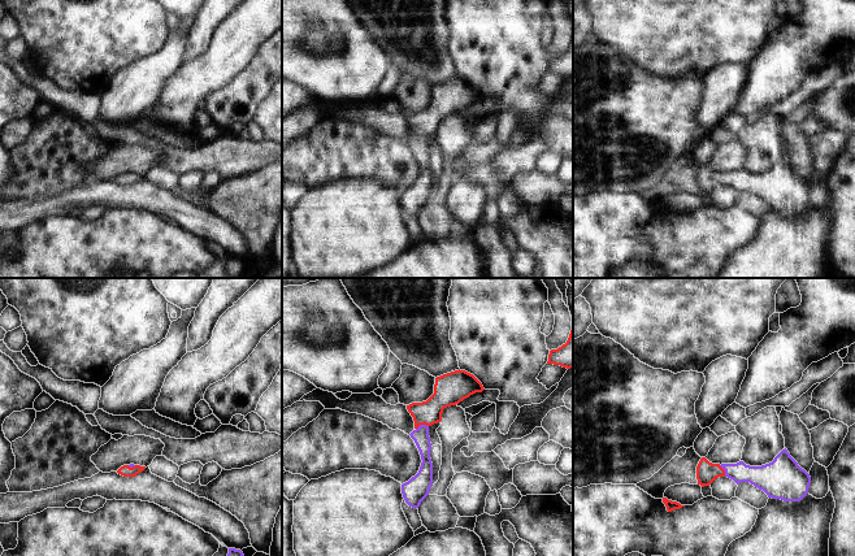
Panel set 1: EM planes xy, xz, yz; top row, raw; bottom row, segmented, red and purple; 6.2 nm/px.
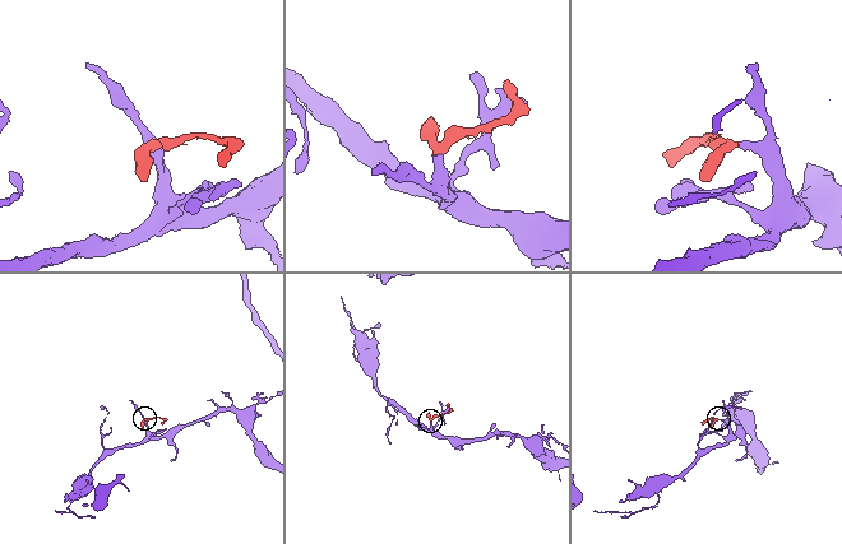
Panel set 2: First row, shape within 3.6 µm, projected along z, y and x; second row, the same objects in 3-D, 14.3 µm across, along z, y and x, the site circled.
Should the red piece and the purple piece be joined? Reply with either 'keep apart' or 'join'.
join

